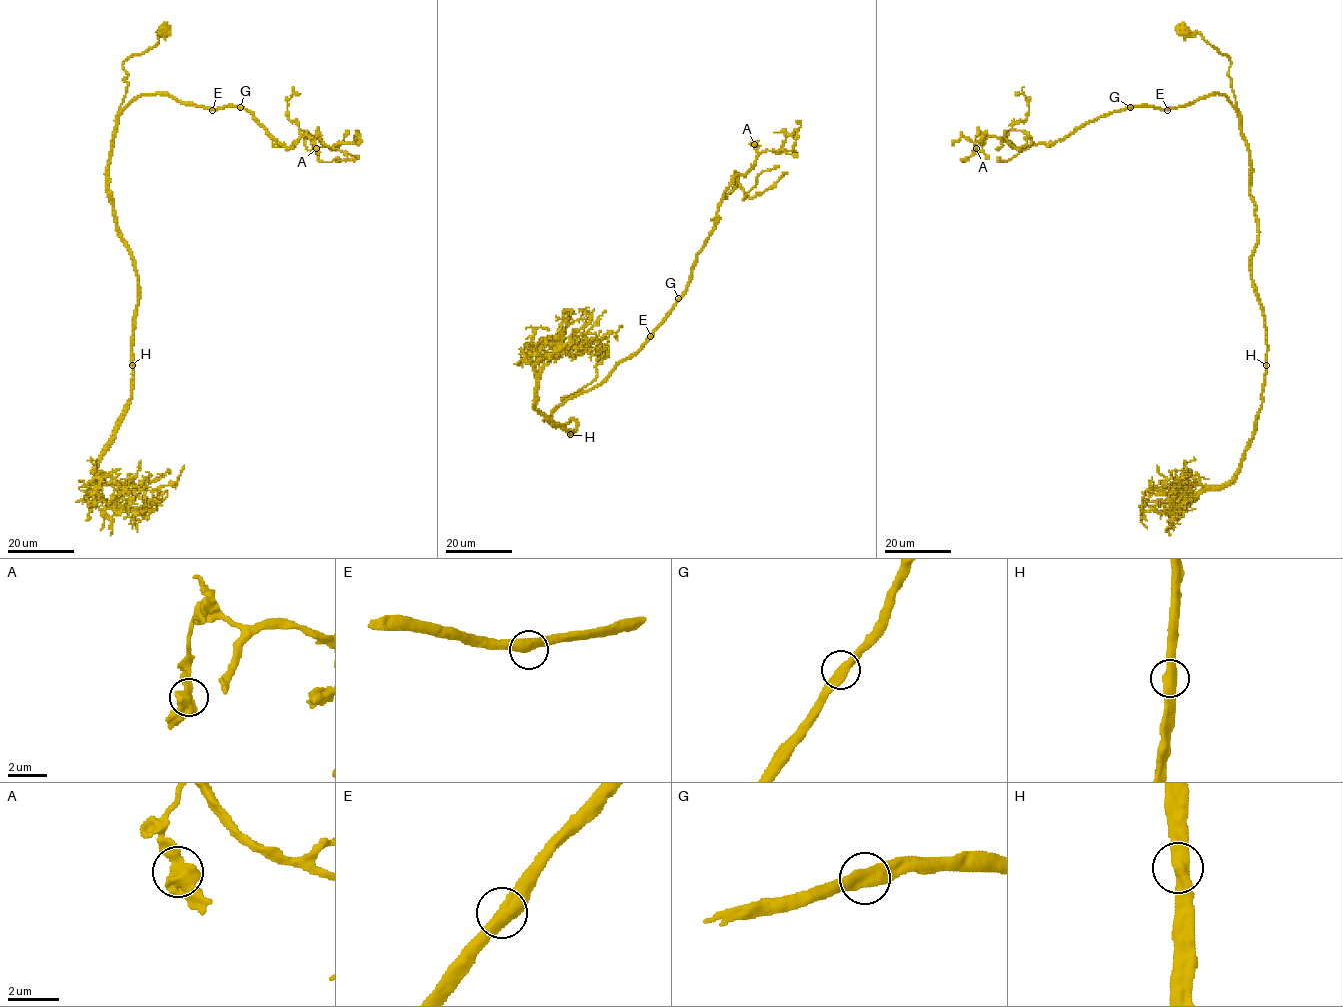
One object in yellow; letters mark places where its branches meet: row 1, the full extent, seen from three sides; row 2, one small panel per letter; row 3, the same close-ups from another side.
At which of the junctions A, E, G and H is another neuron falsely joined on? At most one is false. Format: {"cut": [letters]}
{"cut": []}

